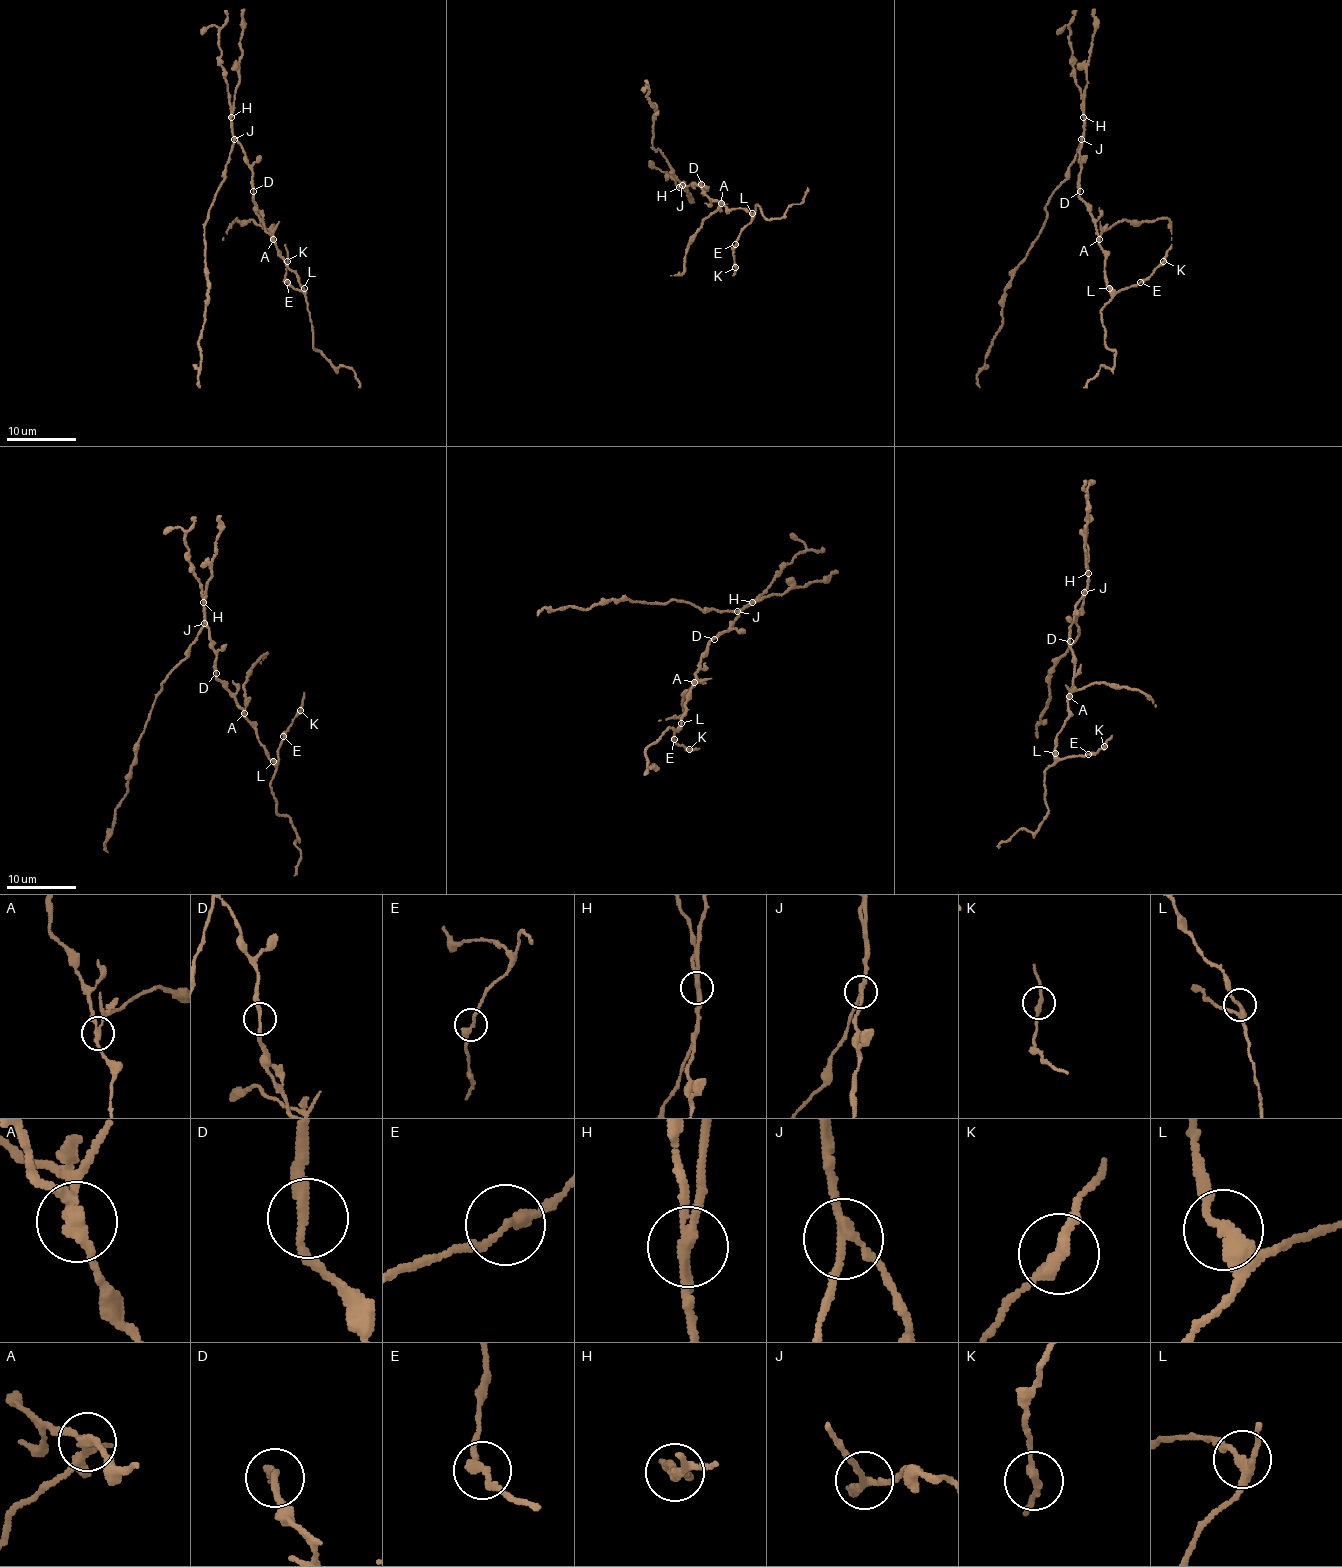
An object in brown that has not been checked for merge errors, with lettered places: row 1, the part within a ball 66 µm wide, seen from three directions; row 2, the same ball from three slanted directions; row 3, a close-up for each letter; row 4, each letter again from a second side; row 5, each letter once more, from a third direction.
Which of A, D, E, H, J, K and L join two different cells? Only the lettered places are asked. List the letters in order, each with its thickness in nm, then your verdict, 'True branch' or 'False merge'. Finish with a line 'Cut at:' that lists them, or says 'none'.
A: Thickness 260 nm. False merge
D: Thickness 200 nm. True branch
E: Thickness 280 nm. True branch
H: Thickness 240 nm. False merge
J: Thickness 200 nm. False merge
K: Thickness 280 nm. True branch
L: Thickness 260 nm. True branch
Cut at: A, H, J

